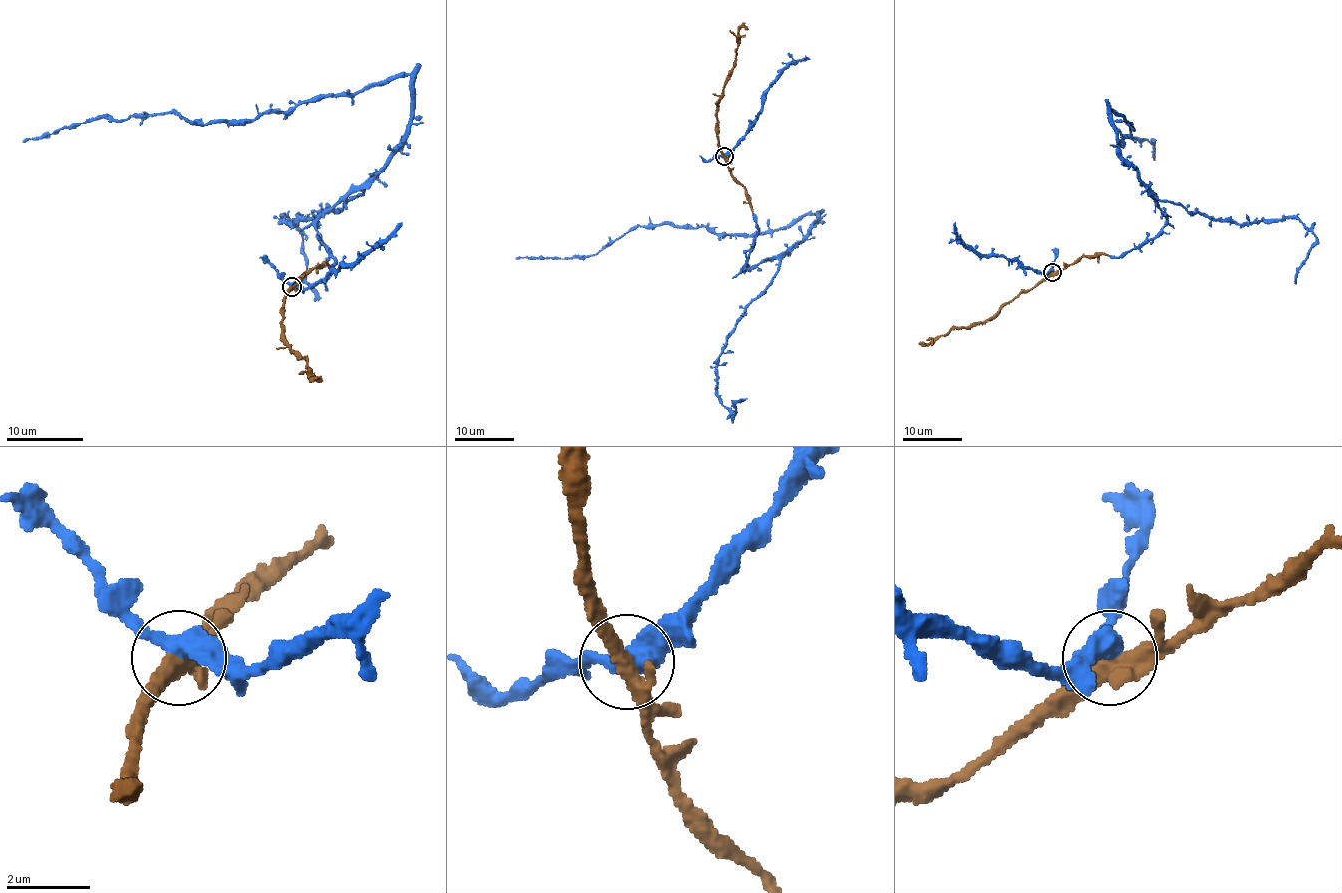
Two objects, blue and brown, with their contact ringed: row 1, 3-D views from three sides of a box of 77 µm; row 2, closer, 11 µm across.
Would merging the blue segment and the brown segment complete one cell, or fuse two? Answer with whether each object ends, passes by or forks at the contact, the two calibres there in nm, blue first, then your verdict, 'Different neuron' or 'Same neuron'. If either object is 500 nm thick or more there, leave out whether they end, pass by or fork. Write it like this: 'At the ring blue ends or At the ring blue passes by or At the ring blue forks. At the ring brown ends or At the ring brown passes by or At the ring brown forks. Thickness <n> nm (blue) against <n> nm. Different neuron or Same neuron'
At the ring blue passes by. At the ring brown passes by. Thickness 460 nm (blue) against 400 nm. Same neuron

